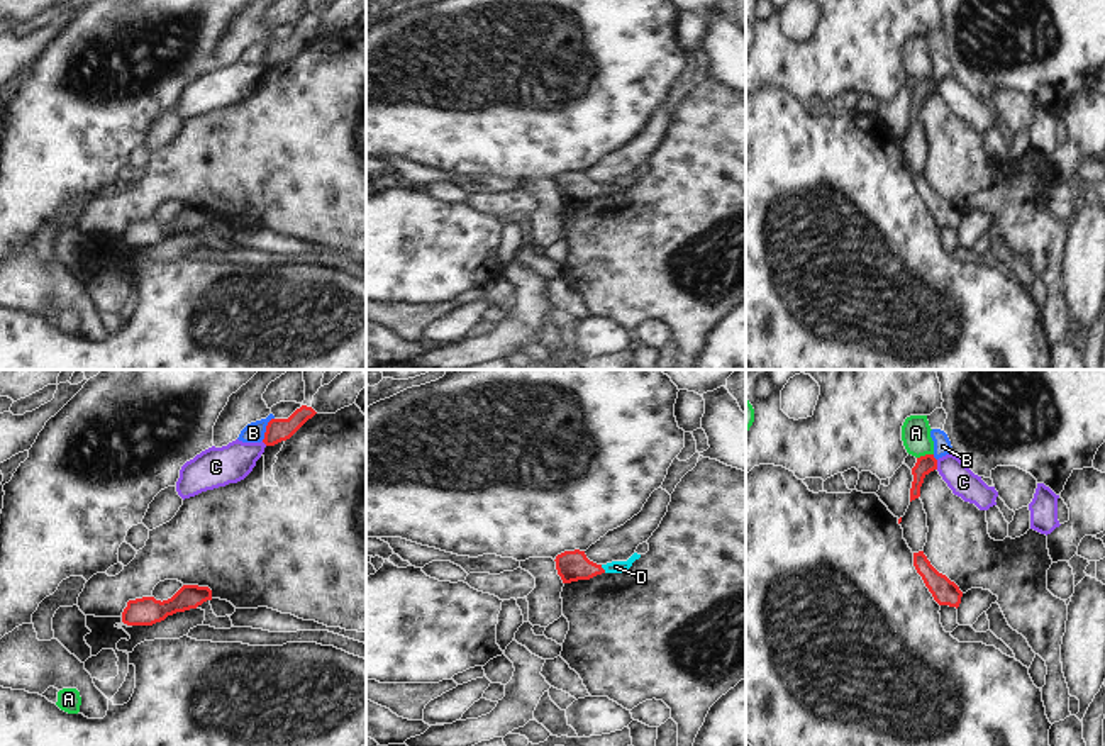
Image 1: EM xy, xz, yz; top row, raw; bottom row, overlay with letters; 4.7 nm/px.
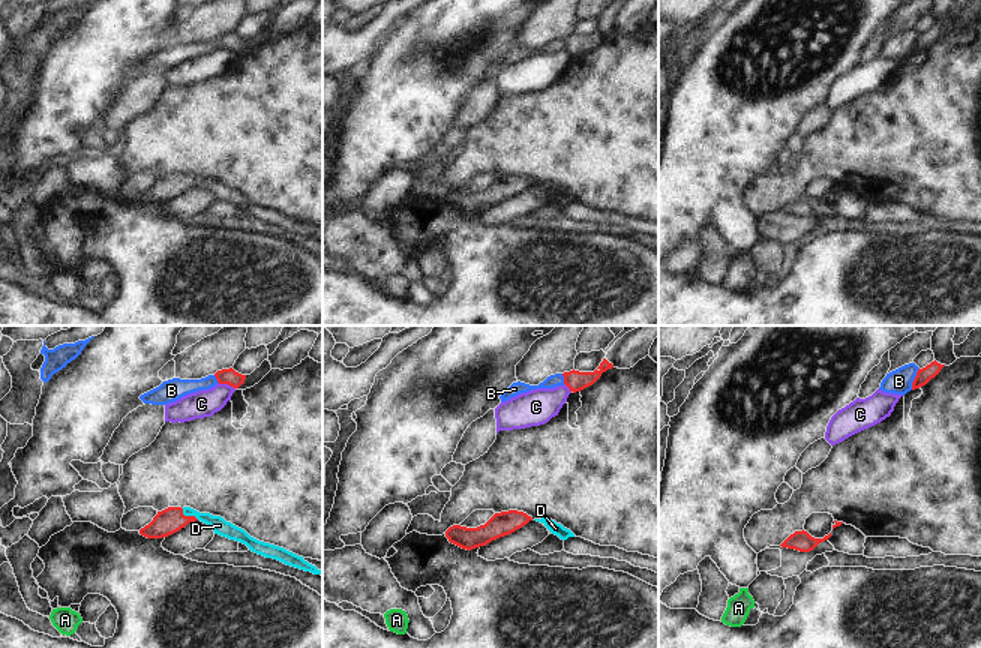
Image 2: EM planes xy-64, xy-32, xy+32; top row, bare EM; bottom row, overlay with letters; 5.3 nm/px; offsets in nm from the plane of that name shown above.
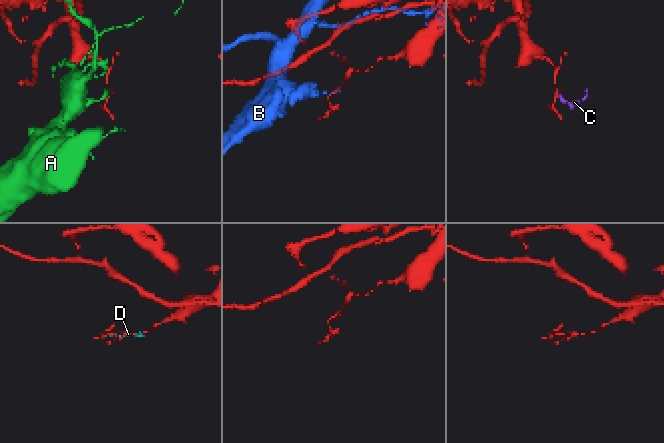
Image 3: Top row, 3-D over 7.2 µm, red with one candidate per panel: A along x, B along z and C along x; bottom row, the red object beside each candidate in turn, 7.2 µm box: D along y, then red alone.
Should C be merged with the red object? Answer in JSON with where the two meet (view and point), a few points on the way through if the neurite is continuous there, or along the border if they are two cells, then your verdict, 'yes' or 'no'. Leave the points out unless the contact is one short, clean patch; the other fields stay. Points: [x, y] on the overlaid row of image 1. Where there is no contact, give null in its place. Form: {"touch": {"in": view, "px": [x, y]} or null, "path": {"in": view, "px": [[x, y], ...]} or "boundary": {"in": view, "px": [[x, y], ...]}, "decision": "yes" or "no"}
{"touch": {"in": "yz", "px": [936, 465]}, "boundary": {"in": "yz", "px": [[936, 460], [938, 468]]}, "decision": "no"}

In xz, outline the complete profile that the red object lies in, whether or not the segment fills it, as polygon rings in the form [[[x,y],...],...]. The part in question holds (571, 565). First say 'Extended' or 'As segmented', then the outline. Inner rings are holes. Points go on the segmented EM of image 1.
Extended. [[[575,549],[558,554],[554,561],[563,583],[571,583],[578,580],[590,580],[602,573],[622,573],[639,558],[641,554],[634,553],[627,561],[597,565],[586,558],[585,551]]]

